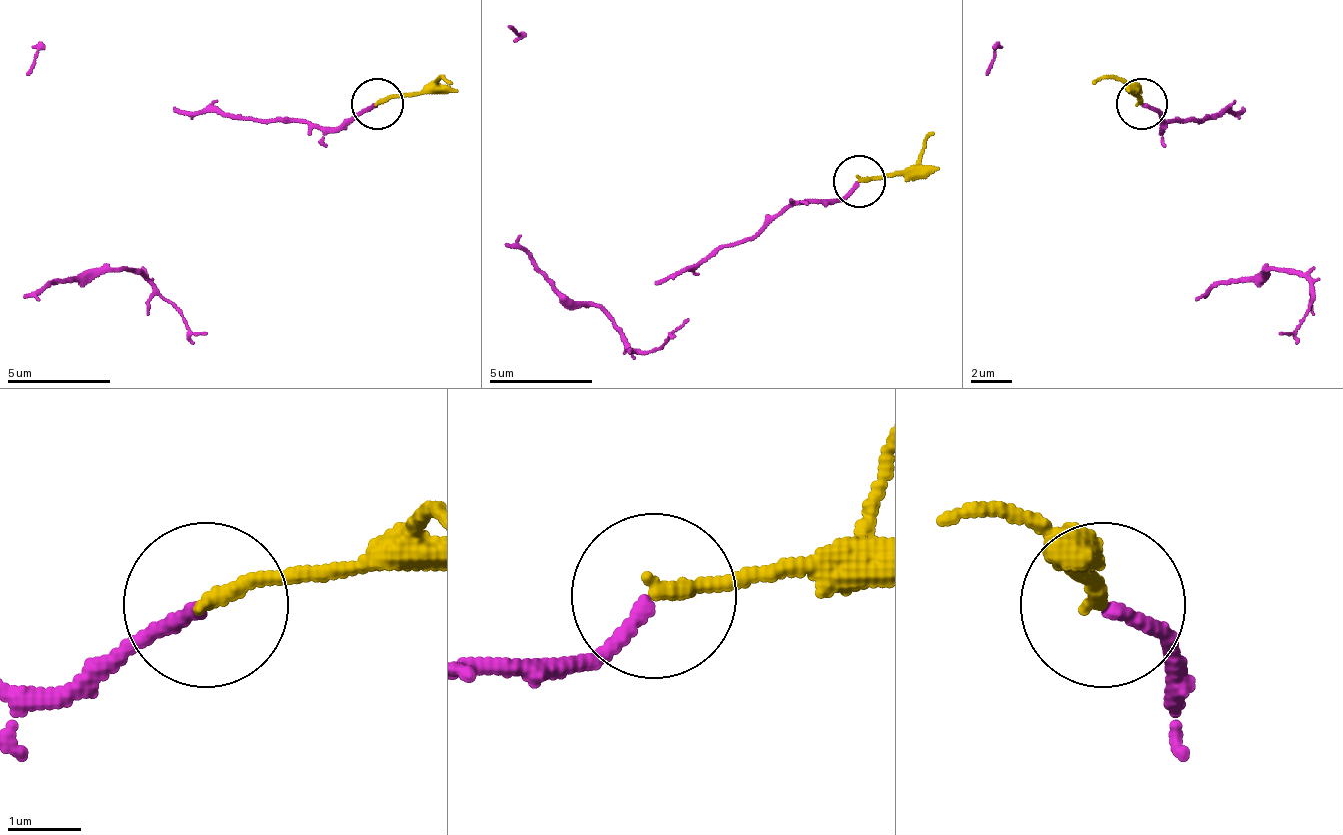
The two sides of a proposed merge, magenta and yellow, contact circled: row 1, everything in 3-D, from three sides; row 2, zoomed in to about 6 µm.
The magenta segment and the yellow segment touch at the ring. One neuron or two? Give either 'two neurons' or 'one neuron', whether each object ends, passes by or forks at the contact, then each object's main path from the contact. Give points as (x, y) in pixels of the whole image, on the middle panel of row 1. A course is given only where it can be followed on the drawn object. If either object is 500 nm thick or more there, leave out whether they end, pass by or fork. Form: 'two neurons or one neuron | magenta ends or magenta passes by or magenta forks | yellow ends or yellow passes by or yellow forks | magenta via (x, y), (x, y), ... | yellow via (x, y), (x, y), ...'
one neuron | magenta ends | yellow ends | magenta via (860, 185), (839, 200), (788, 200), (752, 236), (659, 278), (509, 25) | yellow via (860, 180), (901, 174), (917, 159), (932, 133)

